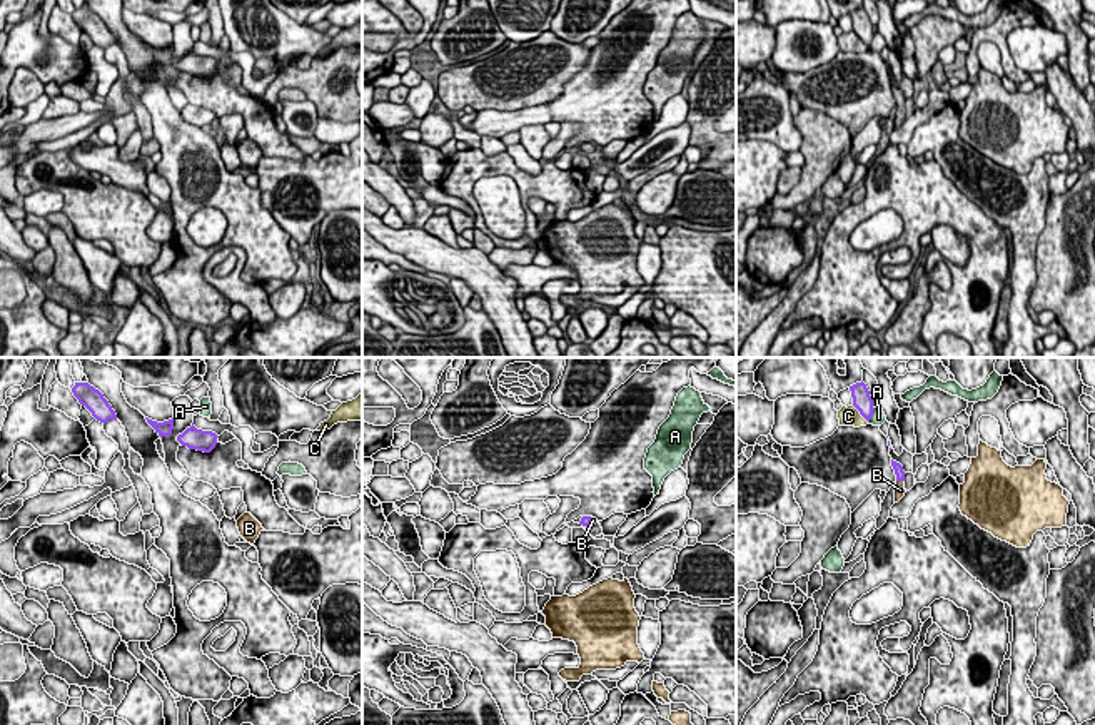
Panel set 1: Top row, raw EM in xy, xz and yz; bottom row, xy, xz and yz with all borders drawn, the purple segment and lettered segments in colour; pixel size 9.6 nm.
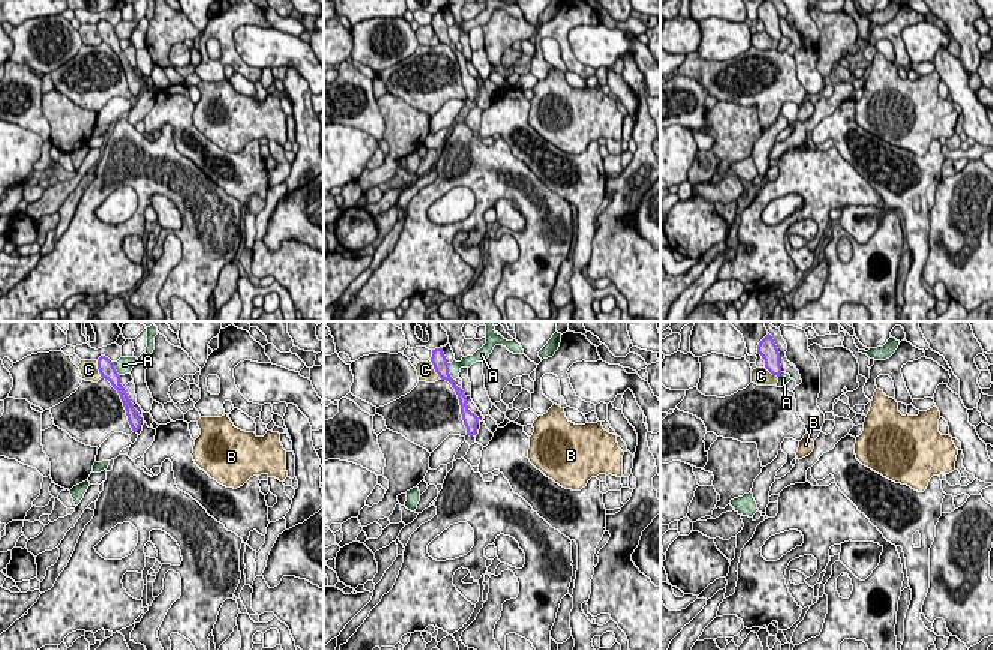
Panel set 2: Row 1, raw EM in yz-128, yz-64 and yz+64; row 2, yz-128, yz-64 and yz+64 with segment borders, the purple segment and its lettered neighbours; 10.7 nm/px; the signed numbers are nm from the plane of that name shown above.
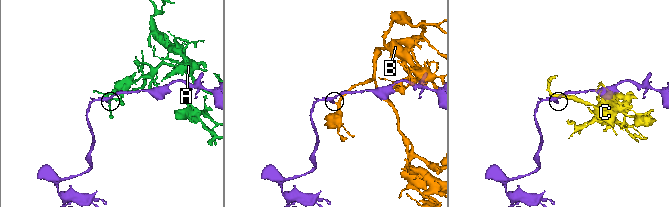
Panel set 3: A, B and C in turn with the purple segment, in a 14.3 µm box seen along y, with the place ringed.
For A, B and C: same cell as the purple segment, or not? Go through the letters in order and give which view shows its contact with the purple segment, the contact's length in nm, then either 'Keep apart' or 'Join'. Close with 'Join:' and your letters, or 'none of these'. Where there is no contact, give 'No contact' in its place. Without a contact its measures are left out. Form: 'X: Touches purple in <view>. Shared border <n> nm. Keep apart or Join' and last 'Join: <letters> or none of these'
A: Touches purple in yz. Shared border 160 nm. Keep apart
B: Touches purple in yz. Shared border 80 nm. Join
C: Touches purple in yz. Shared border 240 nm. Keep apart
Join: B

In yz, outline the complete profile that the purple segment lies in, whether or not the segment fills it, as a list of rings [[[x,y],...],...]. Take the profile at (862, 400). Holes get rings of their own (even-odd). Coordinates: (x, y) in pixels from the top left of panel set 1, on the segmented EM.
[[[863,381],[856,383],[856,384],[850,386],[850,391],[851,391],[851,398],[853,398],[853,406],[870,423],[875,408],[873,408],[873,399],[870,396],[866,384]]]

